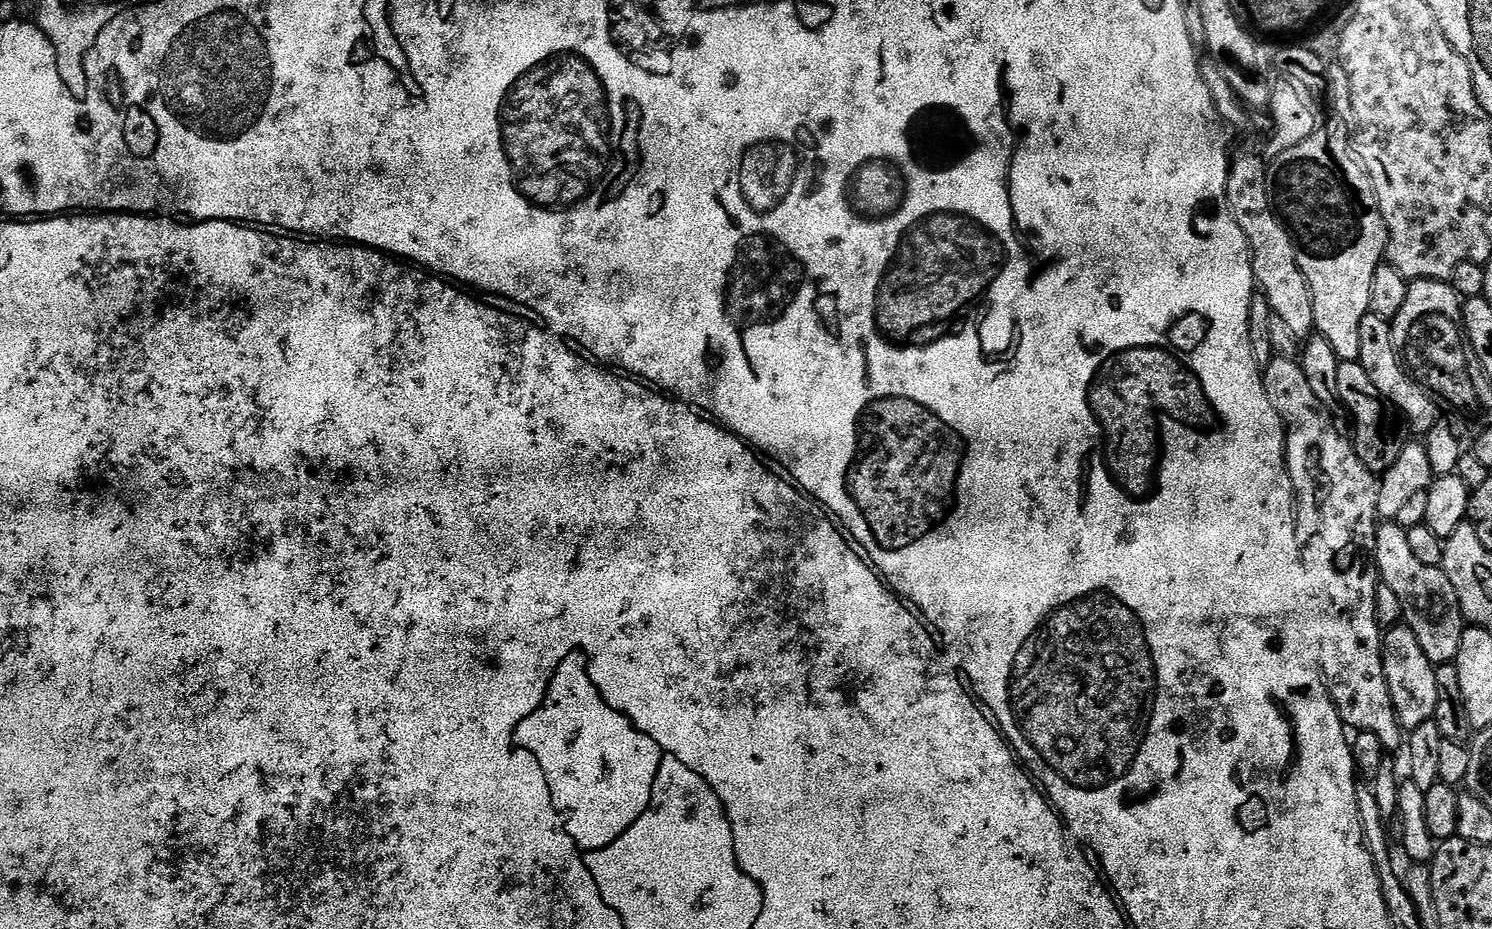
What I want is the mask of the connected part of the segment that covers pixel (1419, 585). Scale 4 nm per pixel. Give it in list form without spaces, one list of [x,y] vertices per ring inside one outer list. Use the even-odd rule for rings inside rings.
[[[1384,522],[1377,527],[1376,571],[1382,583],[1390,586],[1394,594],[1398,594],[1398,602],[1402,602],[1404,611],[1403,623],[1414,630],[1422,650],[1426,650],[1426,658],[1430,658],[1434,666],[1451,664],[1458,654],[1458,646],[1466,627],[1464,611],[1444,571],[1418,562],[1417,555],[1410,550],[1407,532],[1407,528],[1395,522]]]

